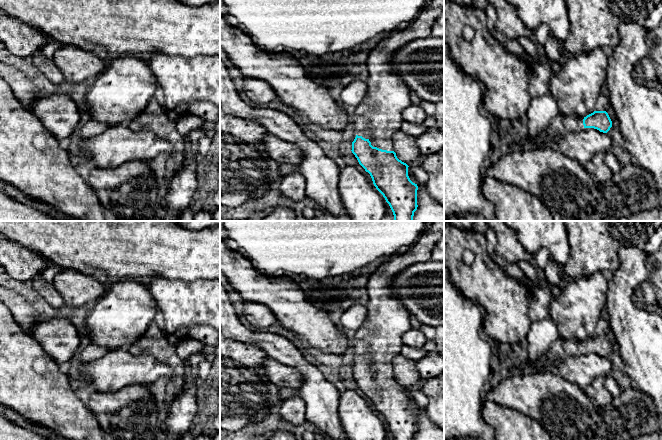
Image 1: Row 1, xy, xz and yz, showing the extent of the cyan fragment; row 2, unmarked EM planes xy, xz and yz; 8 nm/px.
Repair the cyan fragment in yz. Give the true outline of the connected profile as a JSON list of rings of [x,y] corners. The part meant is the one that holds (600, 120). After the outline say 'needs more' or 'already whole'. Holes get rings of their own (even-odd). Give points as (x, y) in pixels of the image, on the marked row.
[[[594,111],[581,120],[579,117],[562,113],[552,120],[549,126],[537,137],[529,135],[529,145],[534,144],[537,148],[554,147],[558,138],[569,132],[577,132],[583,128],[594,128],[607,133],[612,127],[612,121],[606,111]]] | needs more

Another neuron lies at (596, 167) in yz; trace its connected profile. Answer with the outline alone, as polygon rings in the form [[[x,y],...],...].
[[[603,154],[595,155],[584,167],[592,179],[598,183],[605,182],[613,175],[613,172],[604,161]]]

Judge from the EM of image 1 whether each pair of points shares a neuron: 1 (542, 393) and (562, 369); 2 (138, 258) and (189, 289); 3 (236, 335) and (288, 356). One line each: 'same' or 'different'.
1: different
2: different
3: same

